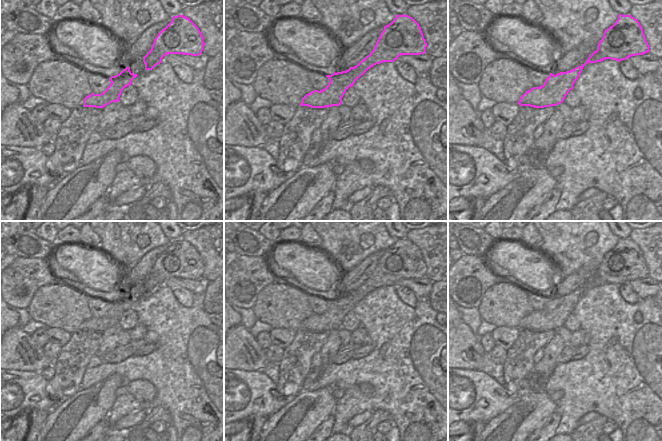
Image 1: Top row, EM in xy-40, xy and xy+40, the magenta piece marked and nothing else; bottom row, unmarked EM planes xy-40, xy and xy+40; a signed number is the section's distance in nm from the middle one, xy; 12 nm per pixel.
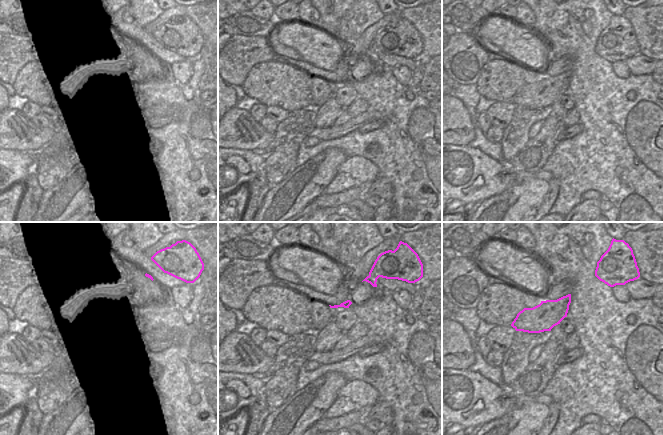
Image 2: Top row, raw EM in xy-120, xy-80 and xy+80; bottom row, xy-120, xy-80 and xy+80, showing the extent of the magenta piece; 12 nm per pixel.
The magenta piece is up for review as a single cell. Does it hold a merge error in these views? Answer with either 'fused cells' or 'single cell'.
single cell

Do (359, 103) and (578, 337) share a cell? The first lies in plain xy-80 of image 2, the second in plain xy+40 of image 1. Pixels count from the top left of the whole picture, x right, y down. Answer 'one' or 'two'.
one

